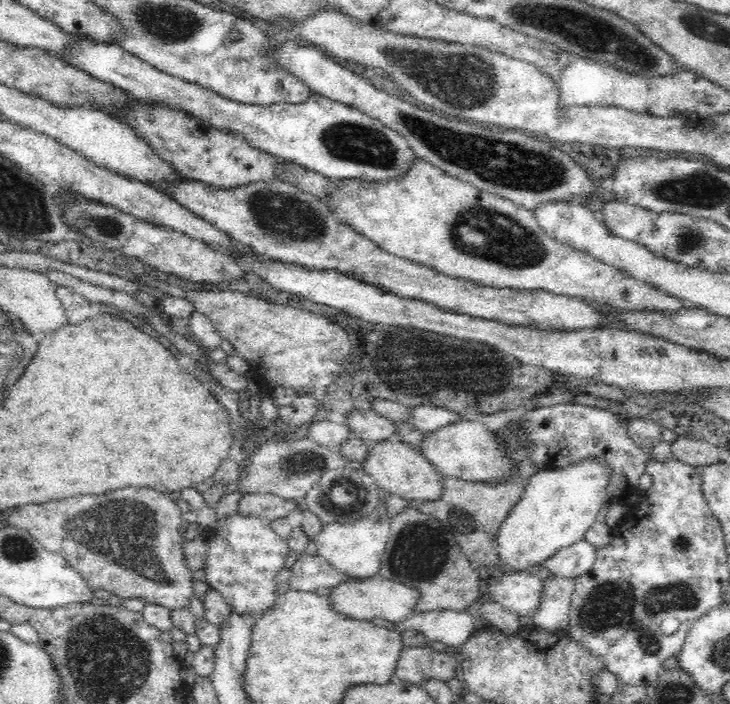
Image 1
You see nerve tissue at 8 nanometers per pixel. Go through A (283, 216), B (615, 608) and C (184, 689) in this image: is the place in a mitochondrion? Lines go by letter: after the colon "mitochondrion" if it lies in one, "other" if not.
A: mitochondrion
B: mitochondrion
C: other

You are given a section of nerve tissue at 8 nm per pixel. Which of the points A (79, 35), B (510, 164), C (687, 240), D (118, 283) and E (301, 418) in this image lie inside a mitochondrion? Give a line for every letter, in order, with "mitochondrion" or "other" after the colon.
A: other
B: mitochondrion
C: mitochondrion
D: other
E: other

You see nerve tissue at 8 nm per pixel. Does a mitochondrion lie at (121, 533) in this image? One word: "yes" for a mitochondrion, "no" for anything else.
yes

